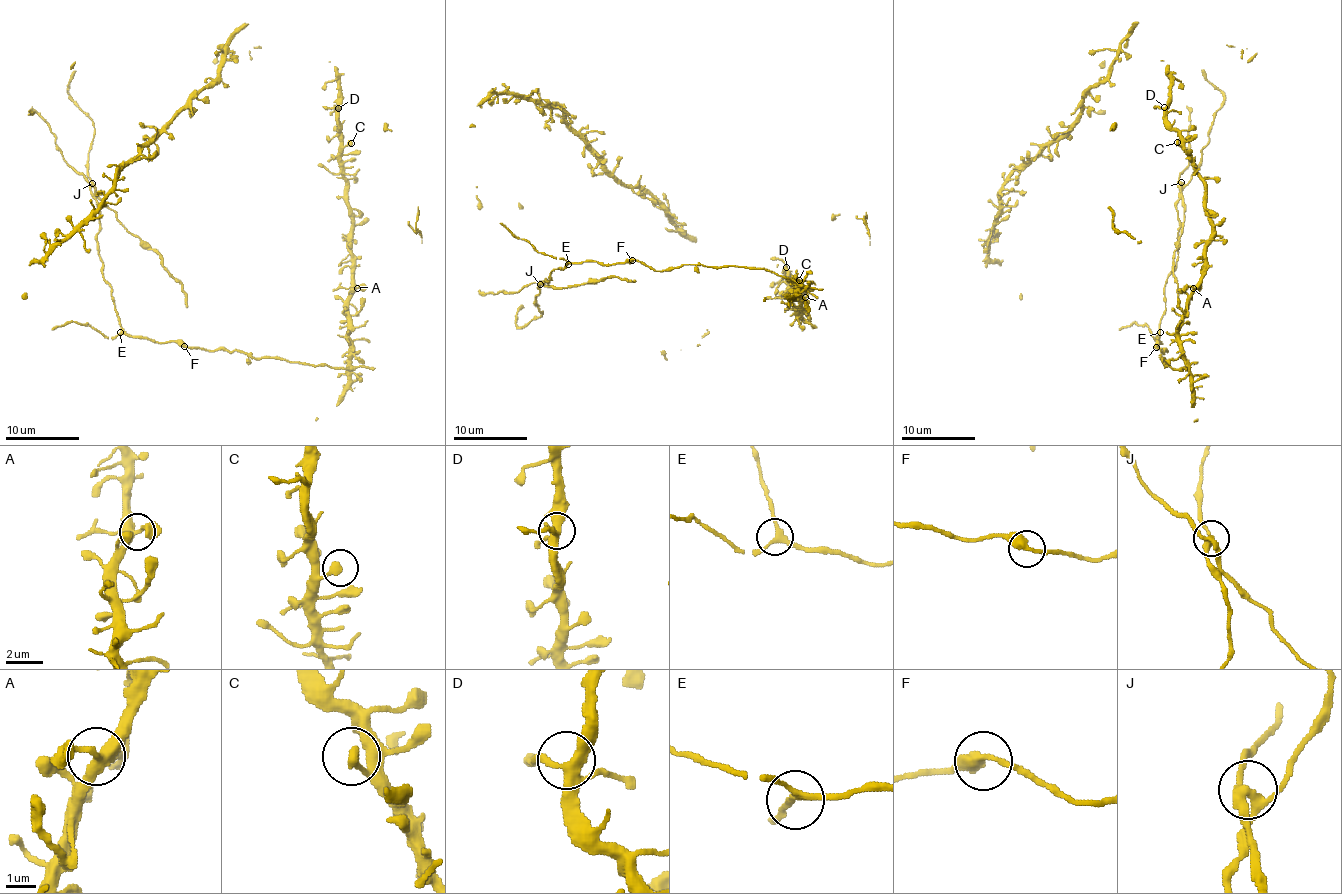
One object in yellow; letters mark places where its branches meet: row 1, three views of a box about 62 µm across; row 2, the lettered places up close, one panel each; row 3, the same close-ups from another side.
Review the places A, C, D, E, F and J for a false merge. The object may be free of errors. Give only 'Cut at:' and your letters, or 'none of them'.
Cut at: J

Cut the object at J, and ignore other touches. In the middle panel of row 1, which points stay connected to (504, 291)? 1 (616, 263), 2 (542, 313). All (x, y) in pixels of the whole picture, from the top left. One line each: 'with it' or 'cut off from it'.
1: cut off from it
2: cut off from it

